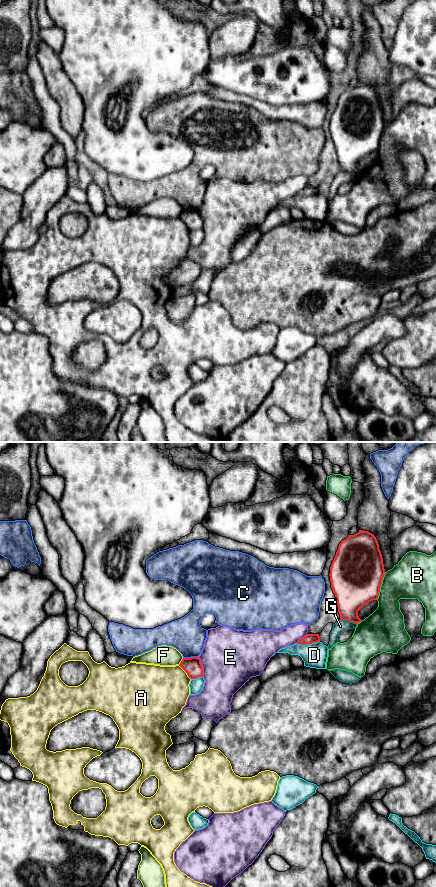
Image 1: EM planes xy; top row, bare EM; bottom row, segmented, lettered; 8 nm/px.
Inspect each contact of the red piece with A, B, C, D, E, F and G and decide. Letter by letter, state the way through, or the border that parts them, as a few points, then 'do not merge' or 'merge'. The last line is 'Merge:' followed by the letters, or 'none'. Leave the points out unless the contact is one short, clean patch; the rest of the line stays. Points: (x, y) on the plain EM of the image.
A: do not merge
B: do not merge
C: do not merge
D: do not merge
E: do not merge
F: border along xy (183, 210), (178, 216); do not merge
G: do not merge
Merge: none

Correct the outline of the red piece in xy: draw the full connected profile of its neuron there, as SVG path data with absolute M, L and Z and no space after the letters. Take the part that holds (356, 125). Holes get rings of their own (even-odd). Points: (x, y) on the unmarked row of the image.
M359 82L341 93L330 119L340 172L360 175L358 163L377 152L385 121L374 86Z

